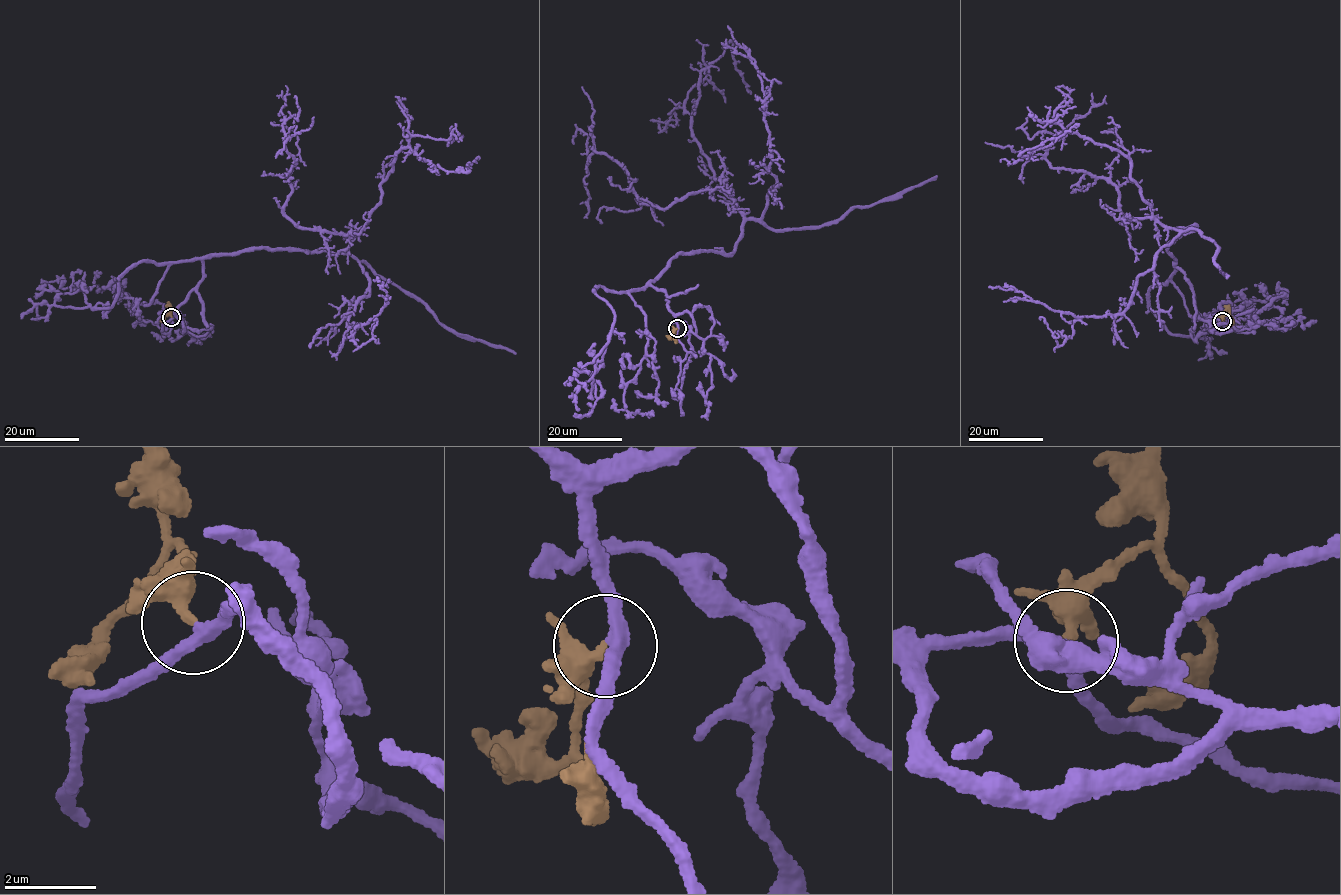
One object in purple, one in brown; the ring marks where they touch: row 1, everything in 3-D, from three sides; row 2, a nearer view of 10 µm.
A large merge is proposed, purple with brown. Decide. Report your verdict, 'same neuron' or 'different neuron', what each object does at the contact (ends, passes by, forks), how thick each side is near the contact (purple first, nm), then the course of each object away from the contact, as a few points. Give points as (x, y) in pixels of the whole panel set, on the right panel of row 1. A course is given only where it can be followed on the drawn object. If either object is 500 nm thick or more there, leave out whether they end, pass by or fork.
same neuron | purple passes by | brown ends | 280/340 nm | purple via (1221, 320), (1200, 318), (1168, 253), (1195, 226), (1162, 225), (1129, 159), (1065, 132), (1020, 155), (1079, 124) | brown via (1221, 320), (1229, 314), (1233, 321), (1227, 326)

